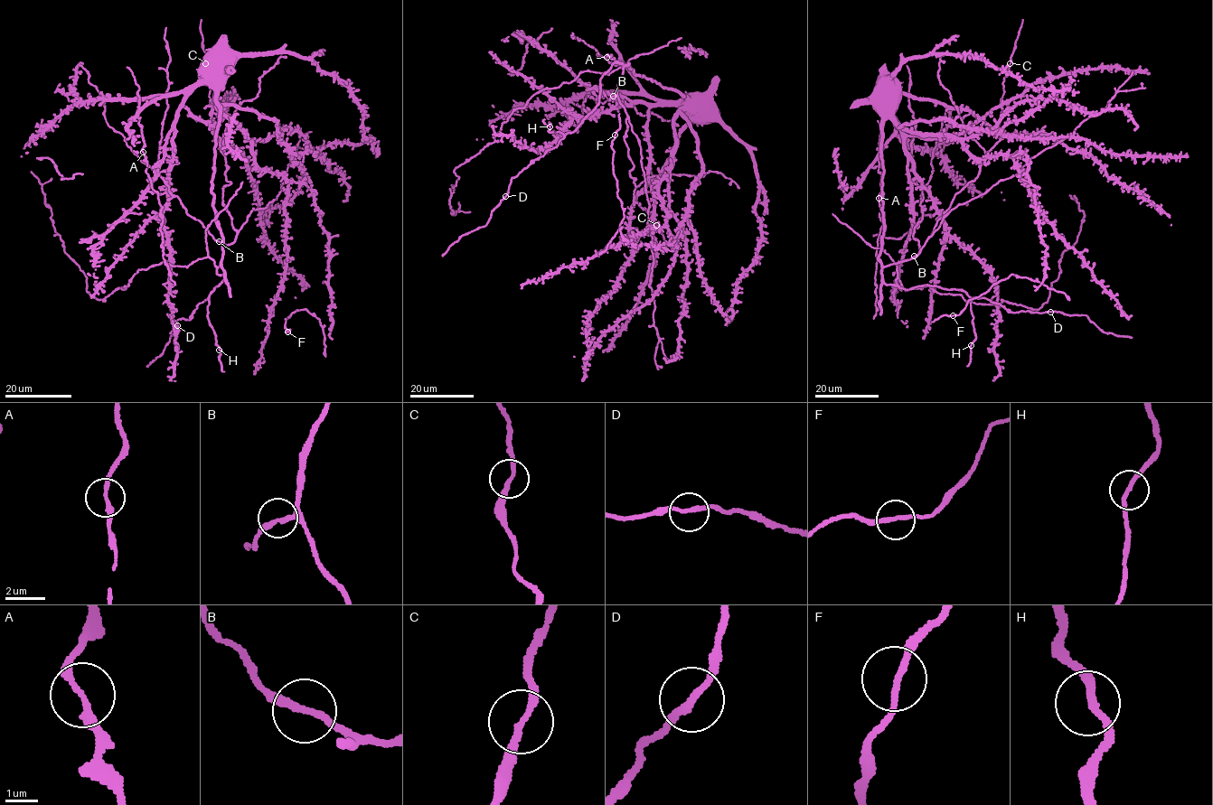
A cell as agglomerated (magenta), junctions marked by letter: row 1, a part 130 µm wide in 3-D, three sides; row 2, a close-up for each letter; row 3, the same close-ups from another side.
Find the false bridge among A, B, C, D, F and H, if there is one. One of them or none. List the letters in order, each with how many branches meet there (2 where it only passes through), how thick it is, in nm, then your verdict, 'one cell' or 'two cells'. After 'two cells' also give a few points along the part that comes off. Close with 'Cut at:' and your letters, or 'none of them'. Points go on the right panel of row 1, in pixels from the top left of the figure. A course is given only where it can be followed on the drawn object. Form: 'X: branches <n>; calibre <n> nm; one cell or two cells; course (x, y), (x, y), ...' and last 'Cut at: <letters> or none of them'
A: branches 2; calibre 220 nm; one cell
B: branches 2; calibre 220 nm; one cell
C: branches 2; calibre 200 nm; one cell
D: branches 2; calibre 220 nm; one cell
F: branches 2; calibre 200 nm; one cell
H: branches 2; calibre 200 nm; one cell
Cut at: none of them

